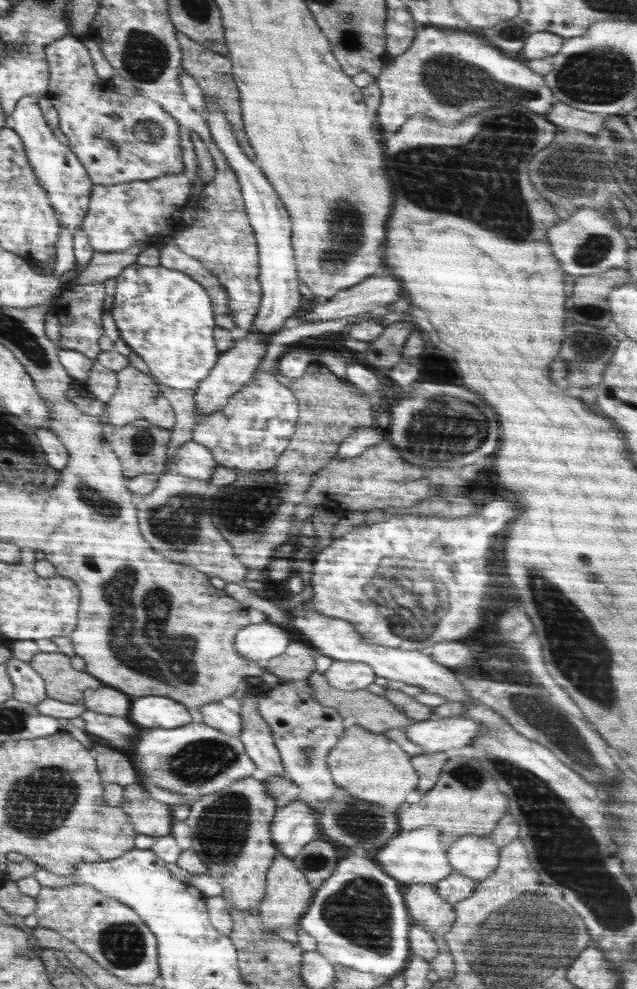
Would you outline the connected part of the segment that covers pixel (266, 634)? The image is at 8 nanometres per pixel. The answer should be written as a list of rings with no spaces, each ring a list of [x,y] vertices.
[[[270,622],[250,624],[235,634],[234,646],[245,660],[253,660],[260,666],[282,654],[293,641],[294,633]]]

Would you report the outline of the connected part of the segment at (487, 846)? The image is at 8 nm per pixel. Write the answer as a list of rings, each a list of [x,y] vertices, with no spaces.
[[[464,835],[447,847],[446,856],[453,872],[479,882],[497,869],[500,849],[489,836]]]

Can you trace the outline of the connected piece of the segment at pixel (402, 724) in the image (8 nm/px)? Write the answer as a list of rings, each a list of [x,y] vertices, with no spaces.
[[[318,670],[312,672],[309,678],[308,691],[311,691],[312,698],[315,698],[316,702],[323,704],[324,706],[330,706],[338,711],[338,714],[344,719],[352,716],[356,720],[356,725],[374,732],[376,734],[383,733],[385,730],[391,728],[404,729],[409,724],[415,721],[408,718],[403,712],[400,712],[393,702],[390,702],[385,696],[376,695],[368,689],[354,690],[352,692],[344,692],[338,690],[328,684],[326,677],[320,674]]]

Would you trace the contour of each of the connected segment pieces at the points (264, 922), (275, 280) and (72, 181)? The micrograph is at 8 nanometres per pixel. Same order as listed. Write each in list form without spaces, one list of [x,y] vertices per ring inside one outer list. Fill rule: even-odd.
[[[278,851],[266,873],[265,881],[265,895],[258,906],[258,919],[261,921],[261,929],[264,932],[275,933],[273,932],[274,928],[279,926],[295,928],[313,899],[314,890],[309,885],[309,880],[296,868],[292,859],[280,854]]]
[[[206,103],[202,112],[212,135],[214,145],[221,150],[229,167],[237,176],[245,211],[248,215],[249,223],[256,234],[258,242],[258,260],[259,274],[258,283],[260,283],[262,296],[258,307],[251,332],[261,334],[261,336],[273,337],[276,333],[285,328],[285,322],[291,316],[302,312],[300,307],[301,294],[298,291],[297,266],[294,260],[292,246],[290,246],[290,218],[288,212],[284,210],[284,203],[278,202],[278,193],[274,192],[274,187],[264,176],[263,170],[251,158],[245,156],[244,151],[238,146],[234,138],[233,128],[230,126],[225,112],[220,105],[216,103]]]
[[[36,95],[20,98],[10,116],[11,123],[9,125],[23,140],[29,162],[35,170],[37,179],[49,196],[49,203],[57,214],[60,227],[66,227],[73,236],[83,224],[83,218],[87,216],[88,200],[90,200],[88,194],[93,191],[95,184],[88,178],[86,168],[70,146],[60,144],[54,138],[53,132],[50,132],[50,128],[46,126],[46,122],[42,118],[38,99]]]

